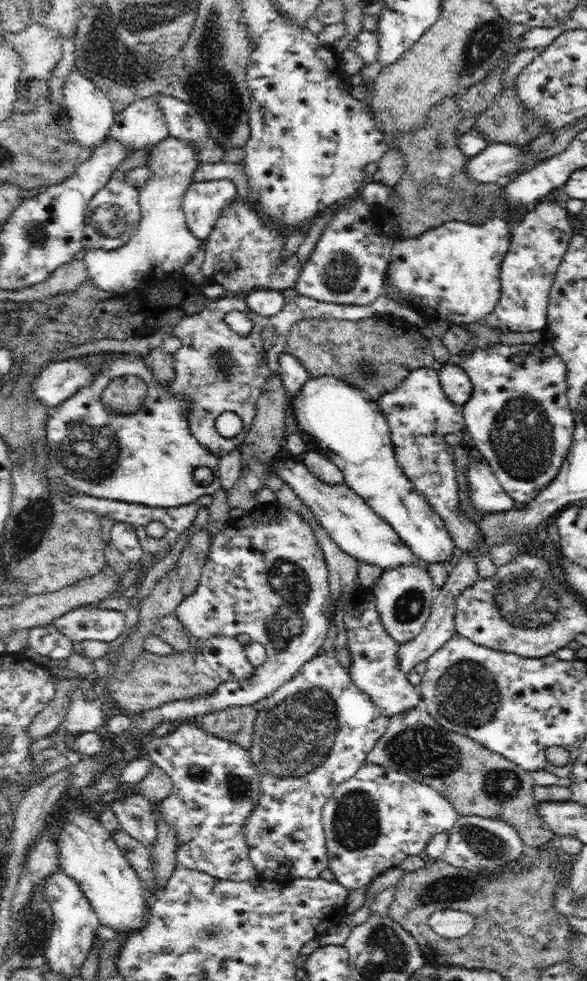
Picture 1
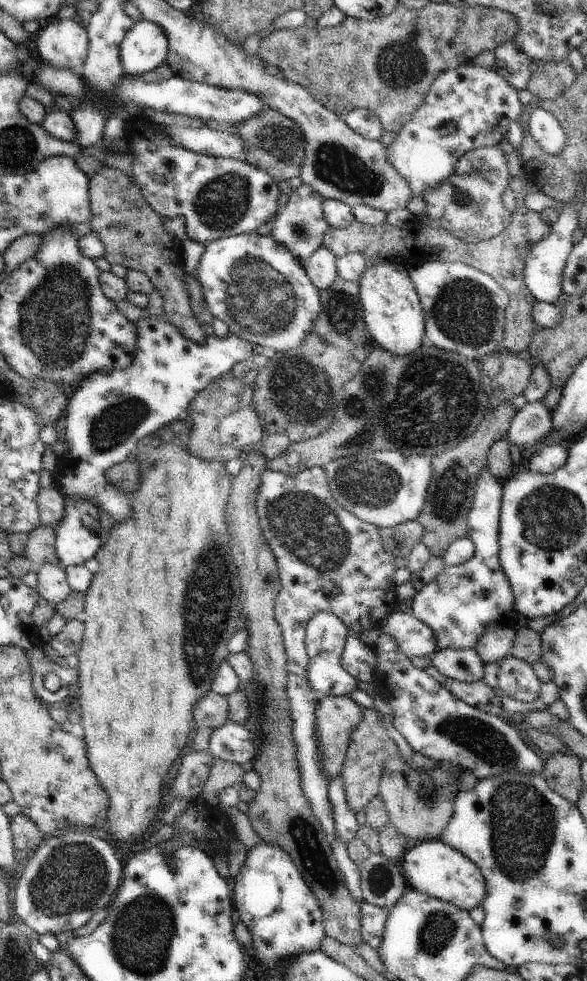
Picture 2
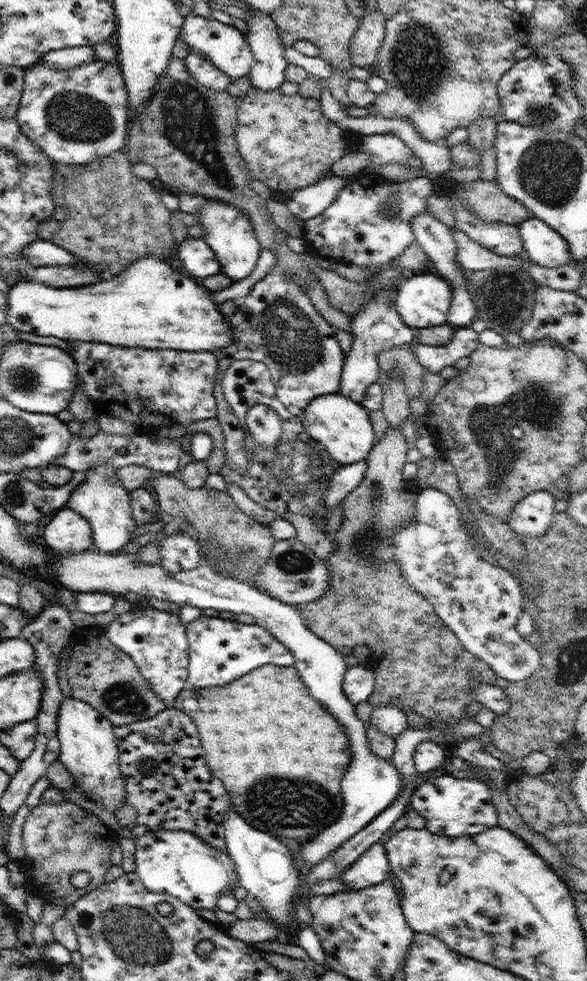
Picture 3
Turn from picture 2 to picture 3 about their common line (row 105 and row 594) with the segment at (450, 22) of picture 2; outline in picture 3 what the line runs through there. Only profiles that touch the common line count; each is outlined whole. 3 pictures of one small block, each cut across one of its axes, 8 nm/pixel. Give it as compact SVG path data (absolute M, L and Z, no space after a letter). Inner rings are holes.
M389 429L387 434L372 447L365 461L367 469L360 482L344 500L344 513L340 529L332 534L334 549L324 558L328 570L330 587L320 598L297 605L308 630L328 642L338 652L348 655L354 646L367 646L370 656L367 665L375 674L375 687L368 702L378 706L398 706L404 713L414 712L434 722L460 722L464 718L476 718L482 703L472 693L472 682L494 684L496 673L488 663L466 650L458 637L442 622L434 607L405 580L400 561L396 557L394 536L406 526L416 514L418 488L403 477L403 468L408 461L410 445L401 430Z

